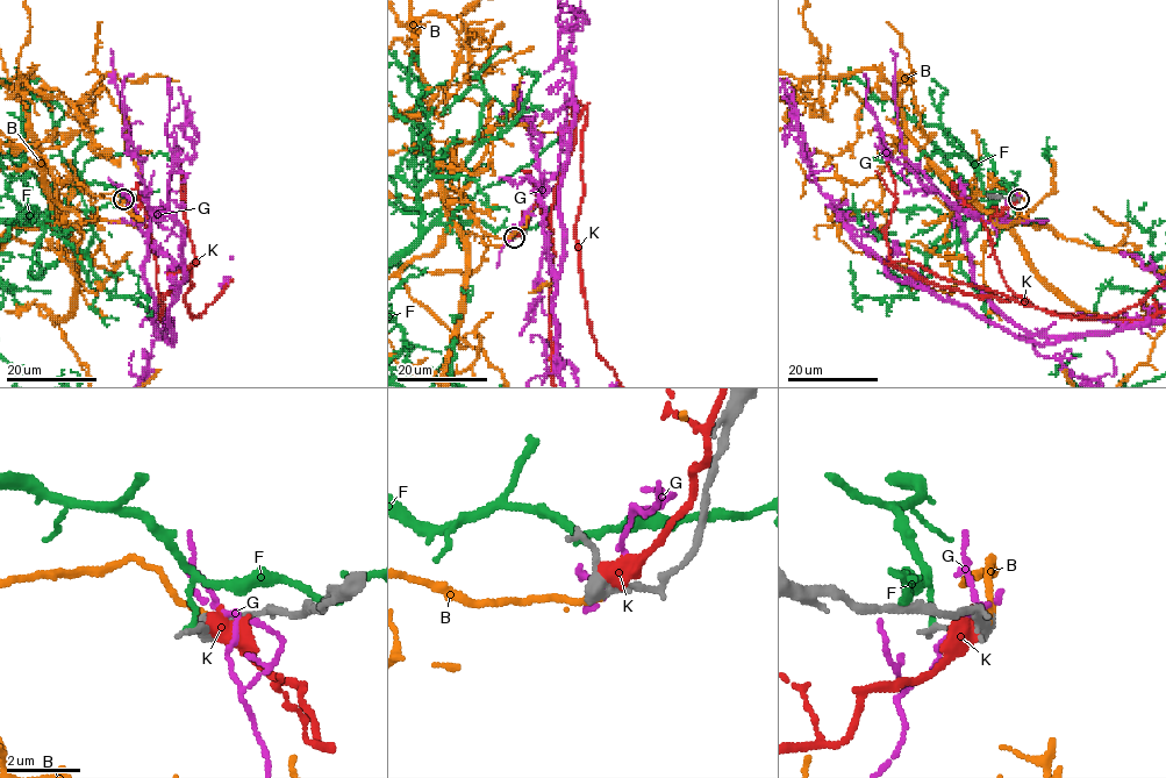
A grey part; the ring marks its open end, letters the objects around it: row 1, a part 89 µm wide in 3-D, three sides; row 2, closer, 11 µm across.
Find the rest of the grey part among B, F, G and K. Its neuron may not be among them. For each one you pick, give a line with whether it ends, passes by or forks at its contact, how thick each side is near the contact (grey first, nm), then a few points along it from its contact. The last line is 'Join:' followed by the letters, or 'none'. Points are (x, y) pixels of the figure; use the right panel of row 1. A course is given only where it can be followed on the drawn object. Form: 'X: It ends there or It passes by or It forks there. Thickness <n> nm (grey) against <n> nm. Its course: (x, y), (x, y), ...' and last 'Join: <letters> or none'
B: It ends there. Thickness 320 nm (grey) against 160 nm
Join: B

